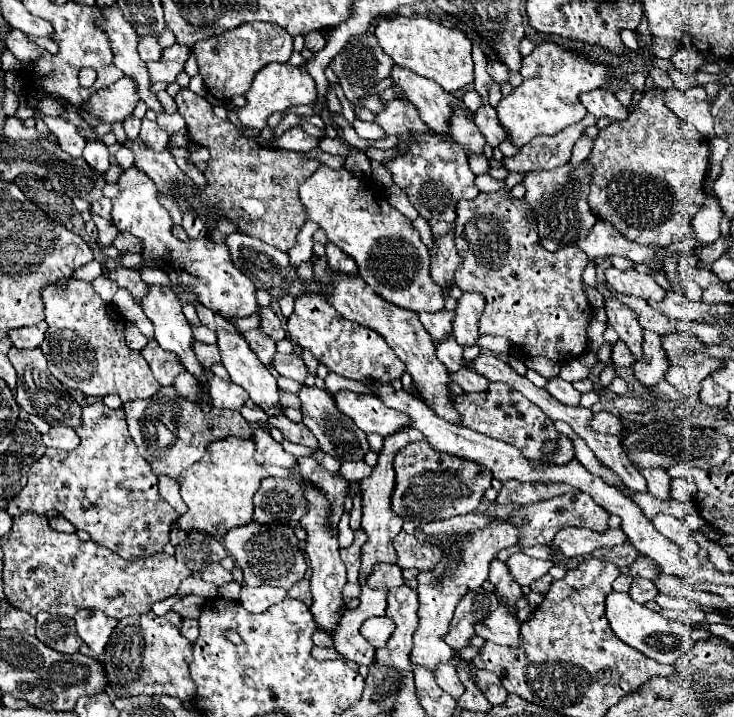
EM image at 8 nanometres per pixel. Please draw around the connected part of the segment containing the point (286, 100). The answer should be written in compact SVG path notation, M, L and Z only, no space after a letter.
M269 63L269 67L263 67L249 91L245 93L245 107L241 107L237 111L239 119L247 125L247 127L255 127L255 129L265 129L267 127L267 119L271 113L283 113L291 107L297 105L309 105L317 101L317 89L315 89L315 81L307 71L301 71L299 67L291 67L289 63Z

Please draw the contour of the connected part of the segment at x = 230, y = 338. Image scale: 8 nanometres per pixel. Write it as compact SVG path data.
M219 331L217 333L219 337L219 351L221 351L221 363L225 365L225 369L229 371L229 377L241 385L249 397L253 399L253 403L263 409L269 417L279 417L283 415L281 407L279 407L279 387L277 387L277 381L275 377L265 369L265 365L259 361L259 357L249 349L247 341L243 339L241 333L233 331L233 333L227 333L227 331Z

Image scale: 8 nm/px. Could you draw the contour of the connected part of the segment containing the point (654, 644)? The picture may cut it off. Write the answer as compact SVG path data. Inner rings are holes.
M611 591L605 597L605 615L609 619L609 625L613 629L613 633L627 645L631 645L633 649L641 651L643 655L659 661L659 663L669 663L673 665L685 651L689 651L693 647L693 627L681 621L673 621L663 617L661 613L655 613L651 609L647 609L645 605L635 603L629 593L617 593Z

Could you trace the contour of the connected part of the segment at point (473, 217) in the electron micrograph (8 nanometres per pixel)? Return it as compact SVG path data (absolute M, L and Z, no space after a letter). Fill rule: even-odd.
M509 189L477 195L455 207L455 245L461 263L455 271L455 285L461 291L479 291L485 297L485 313L481 317L481 335L499 335L513 341L529 357L547 357L557 363L577 359L587 349L587 325L591 321L591 305L585 295L583 269L589 257L579 247L563 247L555 253L541 245L537 219L525 199L511 197Z

